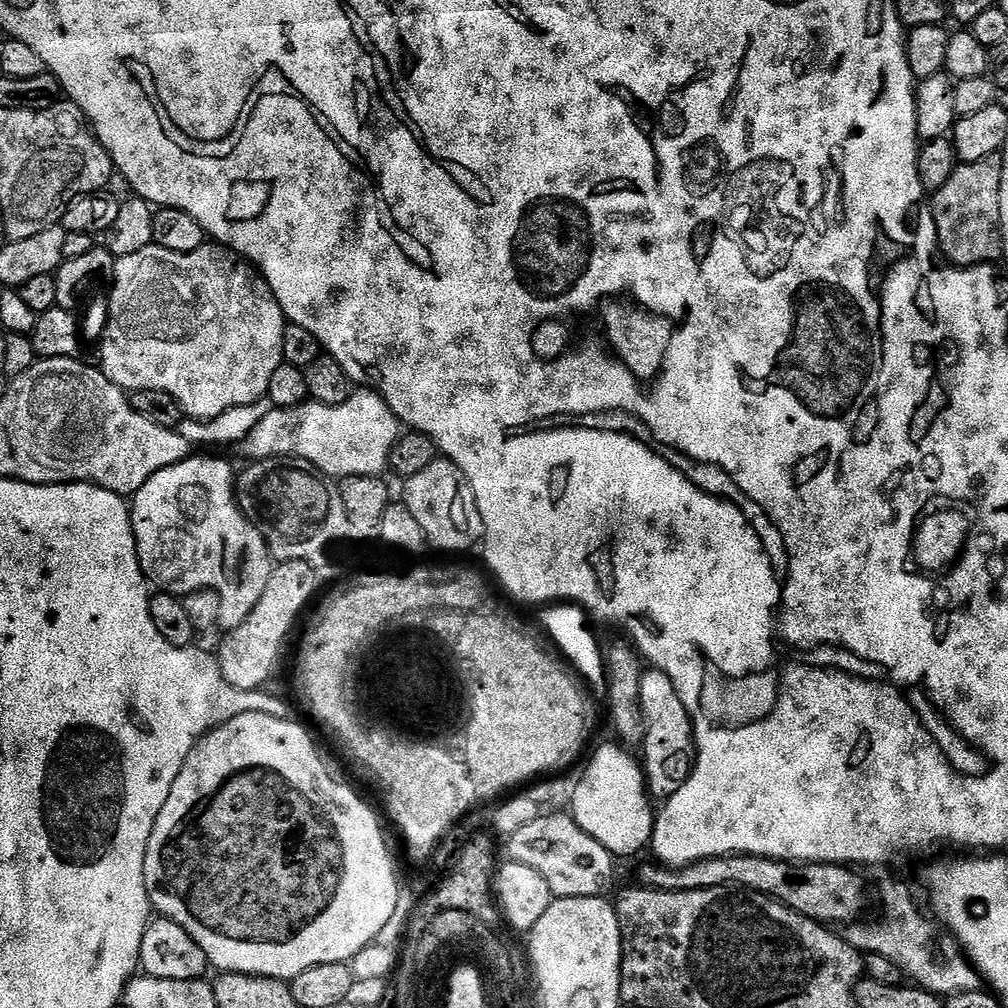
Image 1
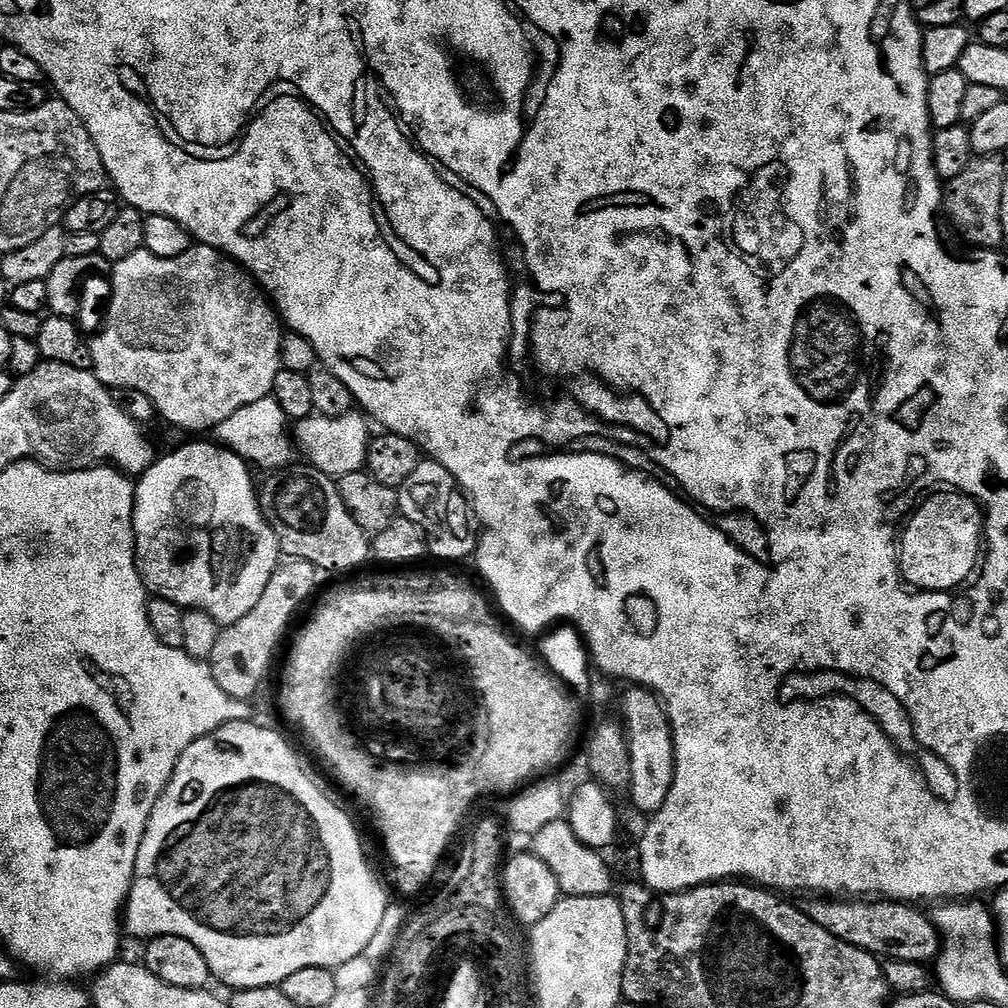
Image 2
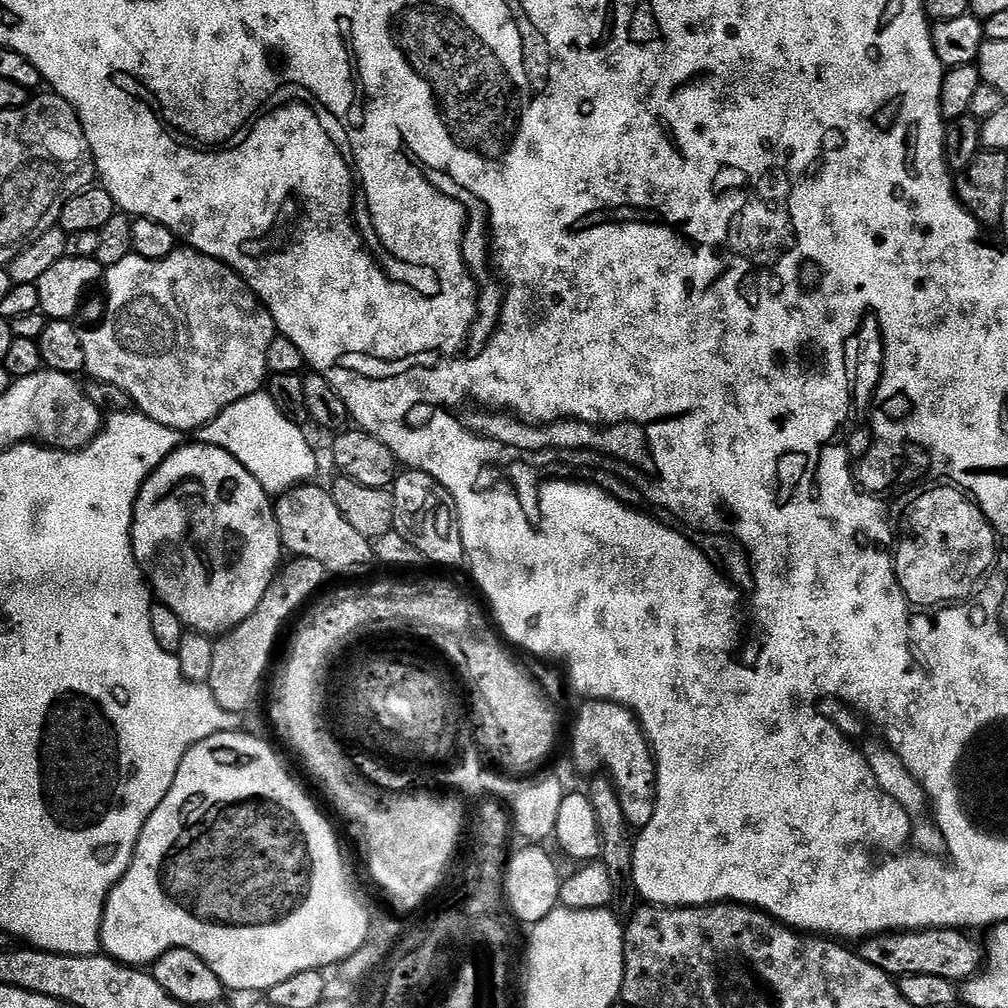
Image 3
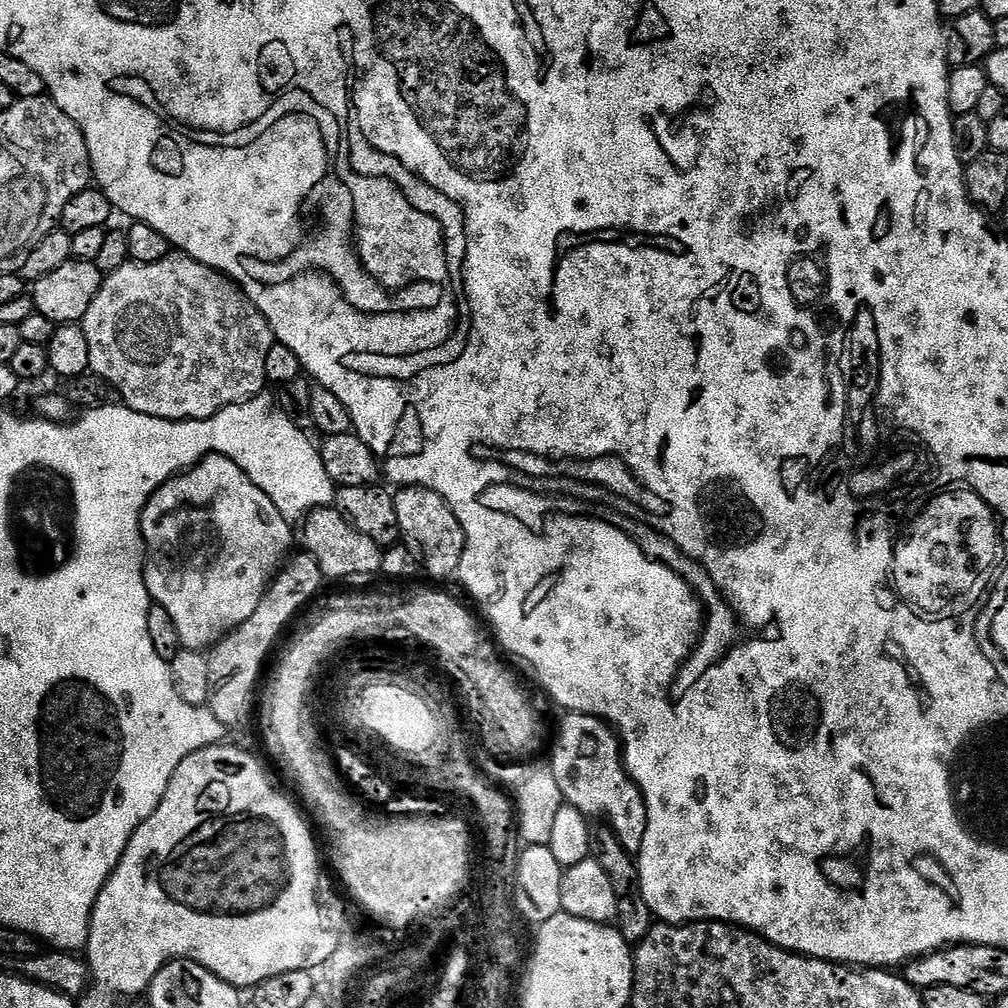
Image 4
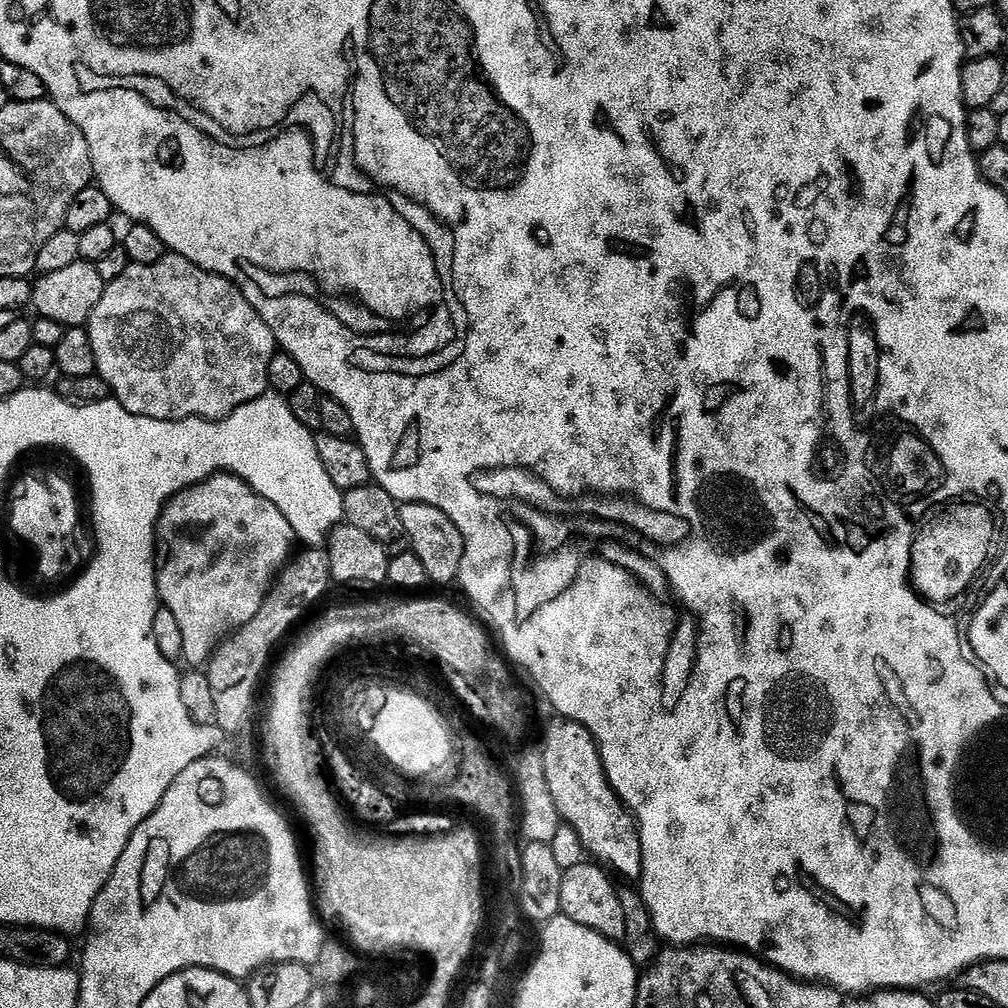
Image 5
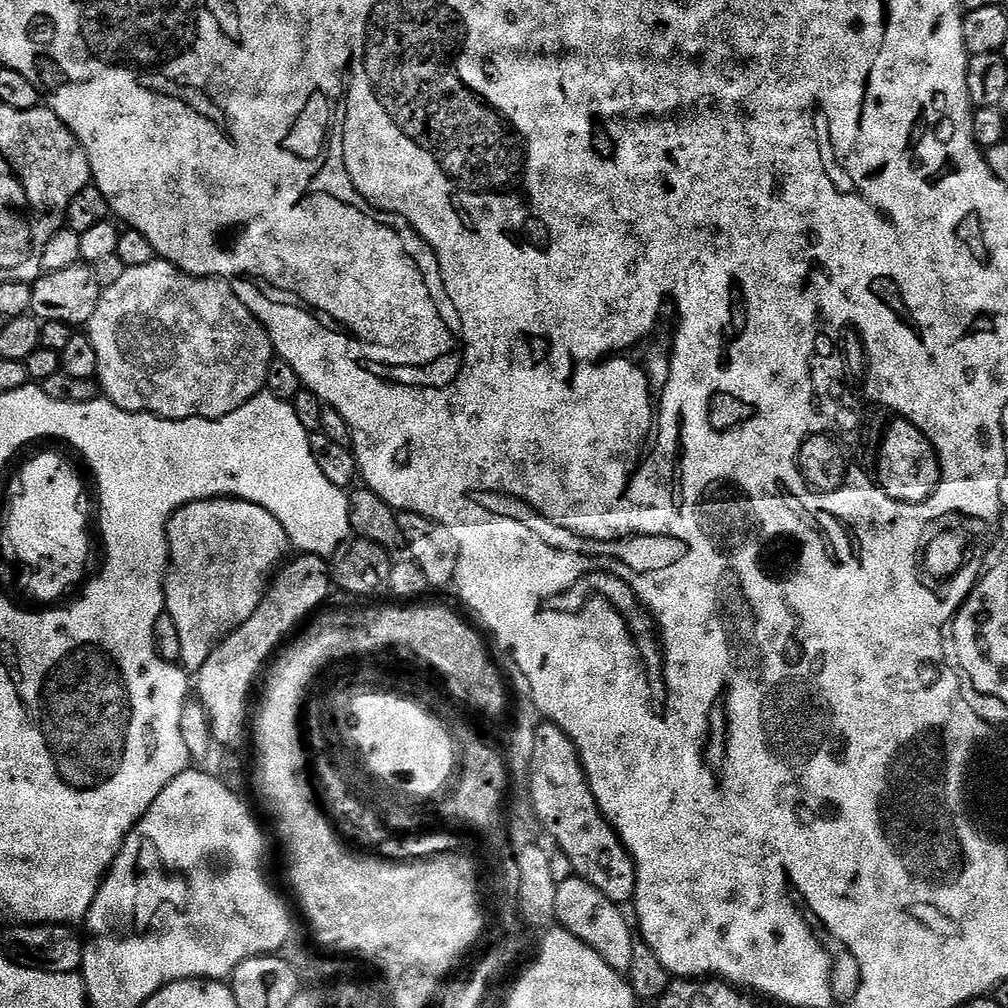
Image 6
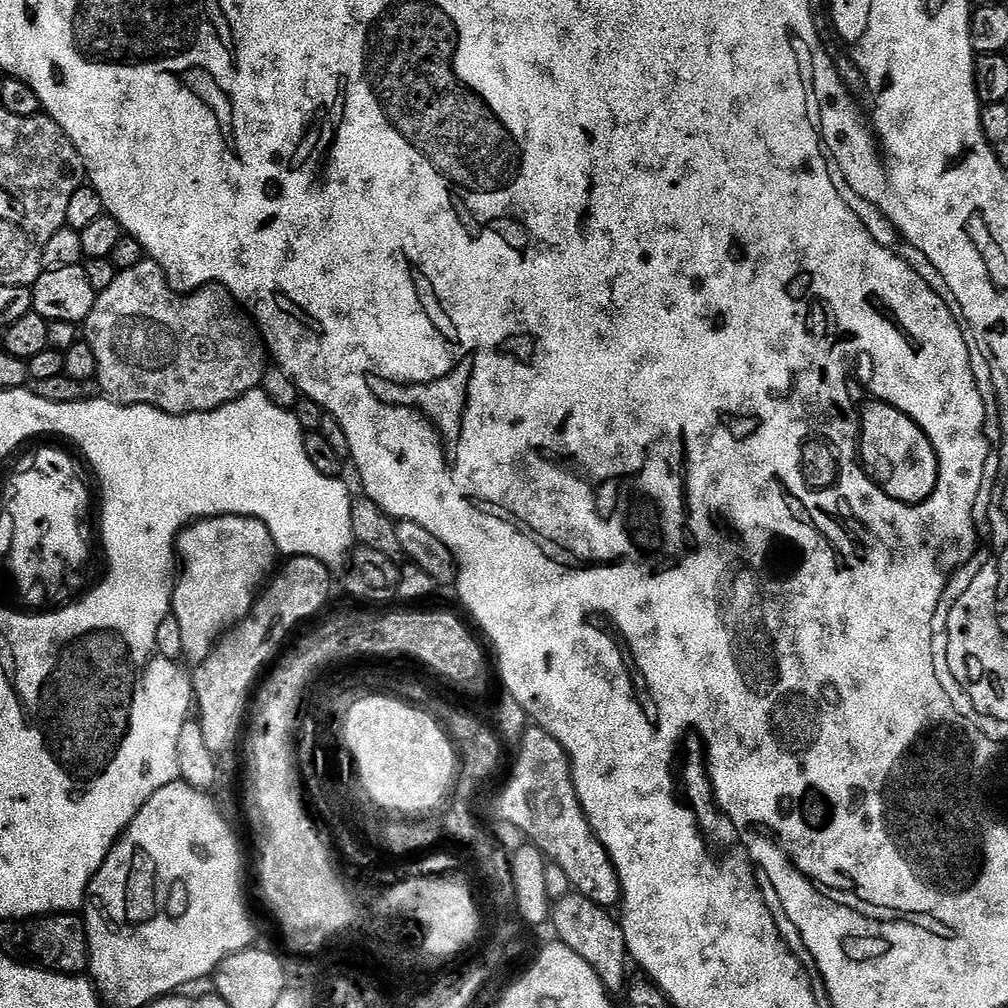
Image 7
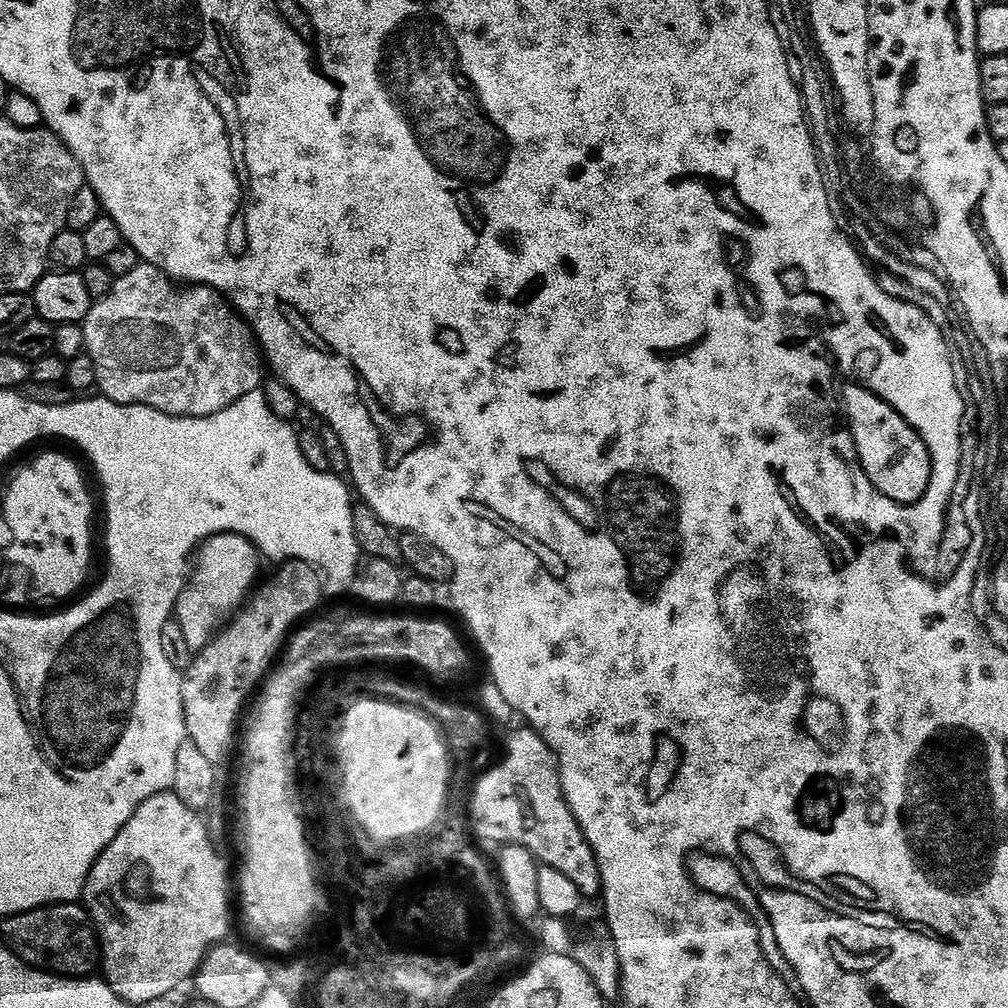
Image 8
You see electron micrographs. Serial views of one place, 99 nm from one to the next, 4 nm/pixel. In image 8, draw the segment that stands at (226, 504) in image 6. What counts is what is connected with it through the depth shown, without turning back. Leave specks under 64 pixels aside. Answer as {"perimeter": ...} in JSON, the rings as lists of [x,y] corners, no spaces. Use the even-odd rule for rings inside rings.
{"perimeter":[[[223,532],[204,541],[198,552],[198,559],[191,569],[188,583],[182,590],[180,601],[176,603],[174,613],[174,619],[180,623],[182,631],[186,633],[186,642],[190,645],[193,654],[202,651],[214,639],[216,633],[231,621],[245,601],[249,599],[250,593],[257,587],[258,581],[261,579],[260,560],[262,561],[260,549],[251,540],[233,532]]]}

